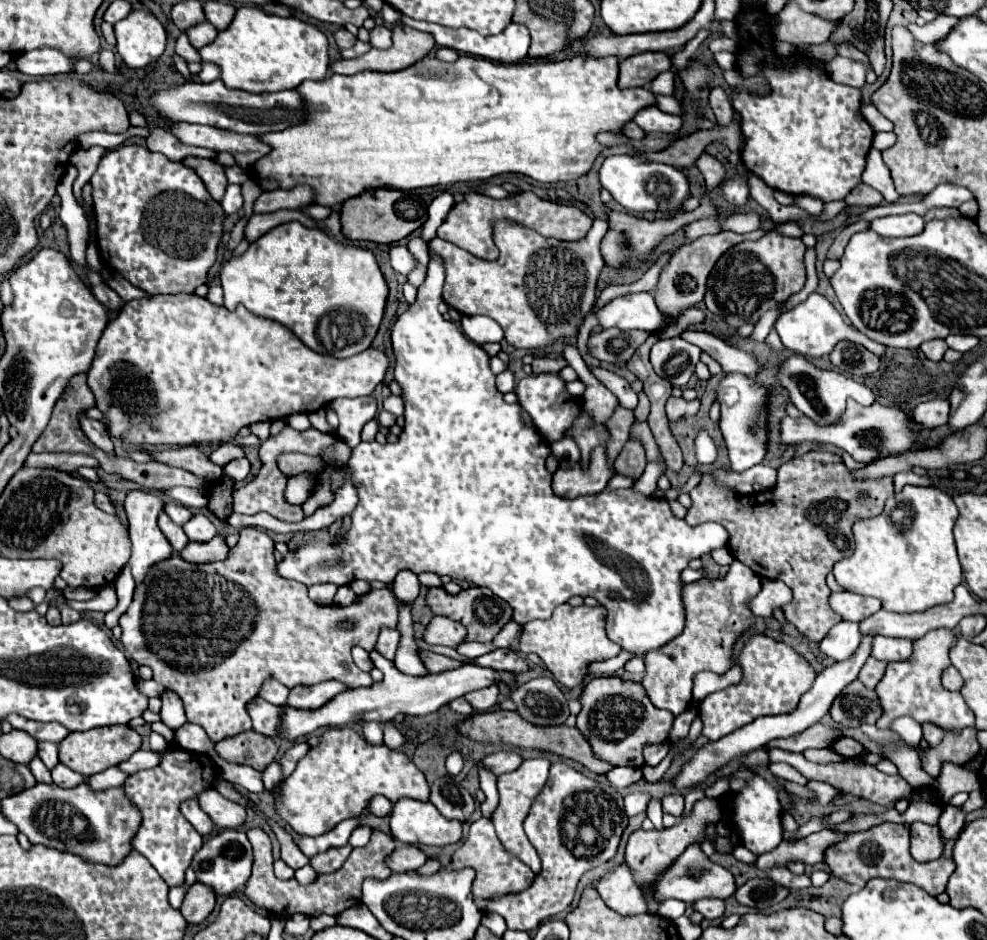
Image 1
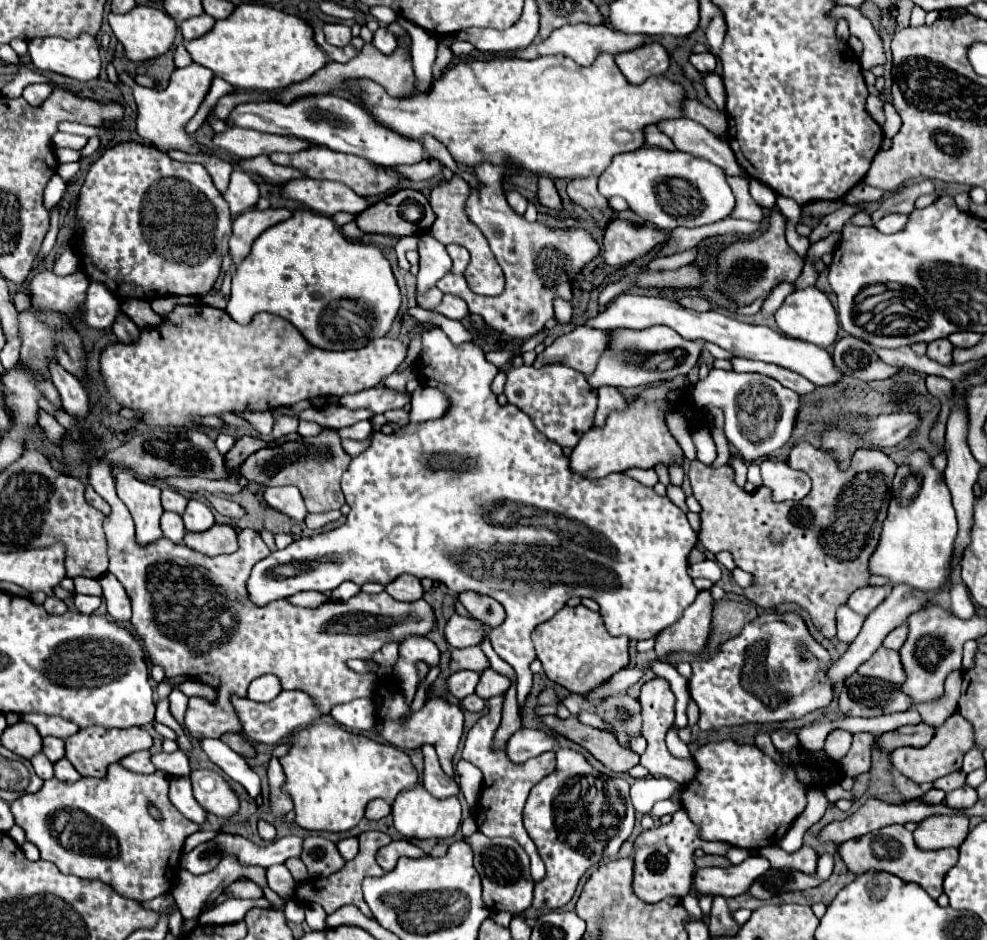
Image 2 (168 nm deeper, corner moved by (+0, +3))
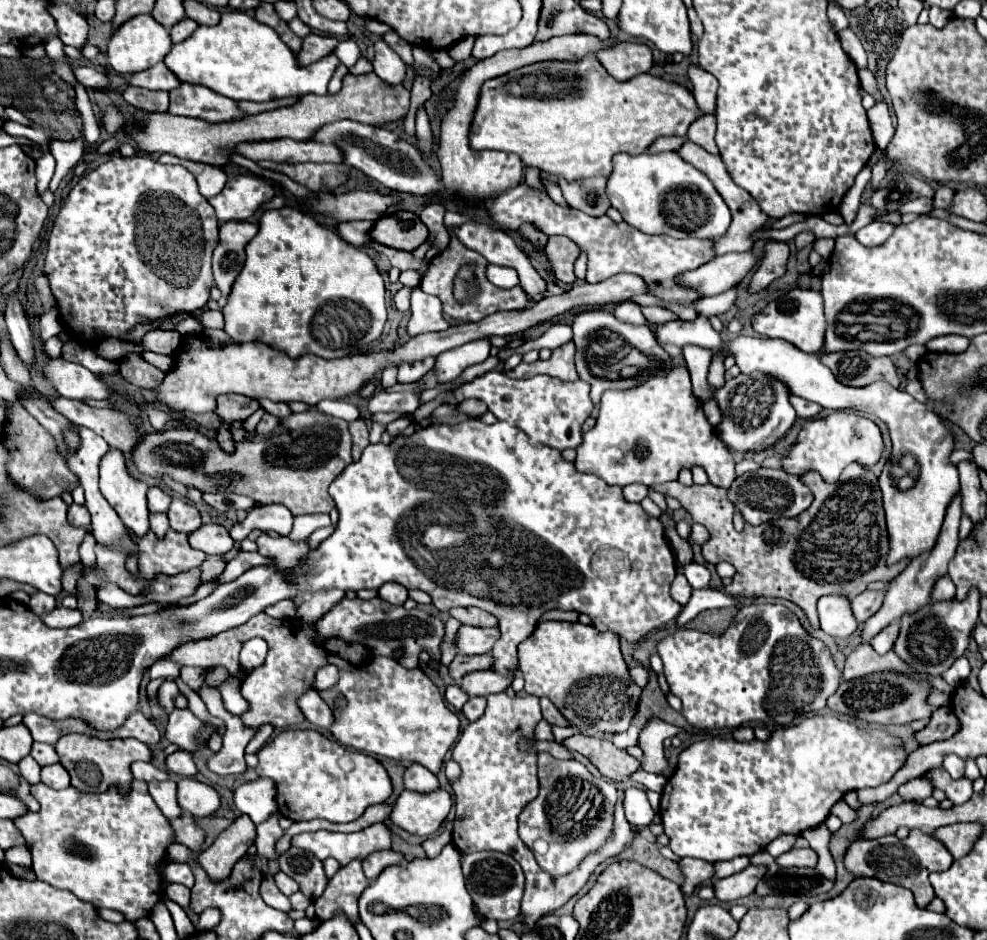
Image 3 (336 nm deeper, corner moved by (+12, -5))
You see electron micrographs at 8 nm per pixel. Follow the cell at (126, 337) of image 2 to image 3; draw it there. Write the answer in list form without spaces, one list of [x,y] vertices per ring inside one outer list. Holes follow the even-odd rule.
[[[126,354],[122,360],[120,360],[120,374],[134,386],[138,388],[148,388],[152,390],[162,378],[164,378],[164,372],[154,368],[152,364],[148,364],[140,354]]]

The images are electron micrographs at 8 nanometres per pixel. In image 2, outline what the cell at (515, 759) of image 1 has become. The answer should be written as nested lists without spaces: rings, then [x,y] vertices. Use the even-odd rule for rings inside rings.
[[[520,728],[508,740],[508,756],[514,762],[526,762],[528,758],[540,756],[542,752],[556,748],[558,748],[558,740],[554,736],[548,736],[546,732],[534,728]]]

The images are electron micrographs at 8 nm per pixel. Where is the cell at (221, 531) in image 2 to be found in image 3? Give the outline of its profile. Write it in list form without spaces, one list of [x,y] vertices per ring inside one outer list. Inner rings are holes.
[[[220,524],[200,526],[188,536],[188,542],[192,548],[202,550],[204,554],[226,554],[234,546],[234,540],[230,538],[228,530]]]

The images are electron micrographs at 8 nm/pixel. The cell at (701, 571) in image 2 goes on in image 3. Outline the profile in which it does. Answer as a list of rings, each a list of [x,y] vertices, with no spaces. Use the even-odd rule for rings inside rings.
[[[690,562],[686,568],[684,568],[684,576],[688,578],[690,586],[692,588],[706,588],[708,582],[710,582],[710,572],[706,566],[702,564],[696,564],[696,562]]]

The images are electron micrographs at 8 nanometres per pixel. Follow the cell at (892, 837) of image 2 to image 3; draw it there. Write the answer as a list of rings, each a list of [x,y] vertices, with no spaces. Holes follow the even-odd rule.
[[[912,830],[906,840],[898,840],[896,836],[884,836],[878,840],[856,840],[850,844],[844,856],[844,866],[848,872],[852,872],[854,876],[874,876],[882,882],[904,886],[912,890],[914,900],[920,908],[926,908],[928,902],[934,898],[928,874],[934,870],[948,870],[952,862],[954,858],[950,856],[950,852],[930,834],[924,834],[920,830]]]

